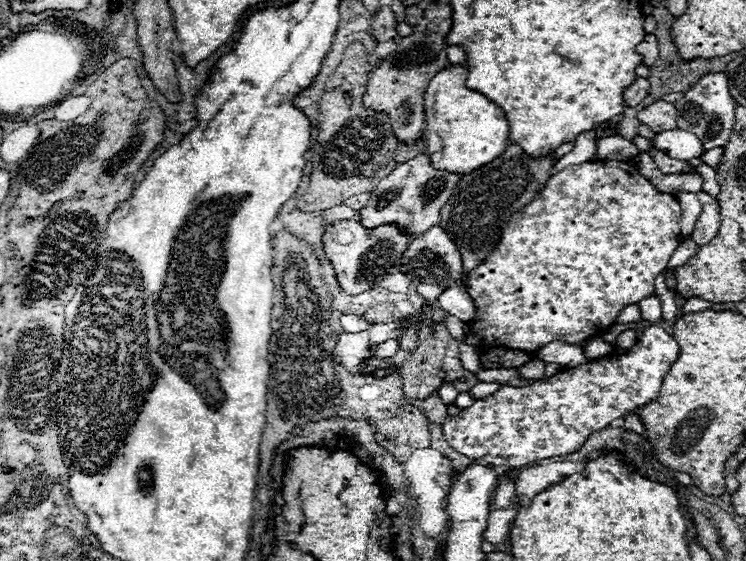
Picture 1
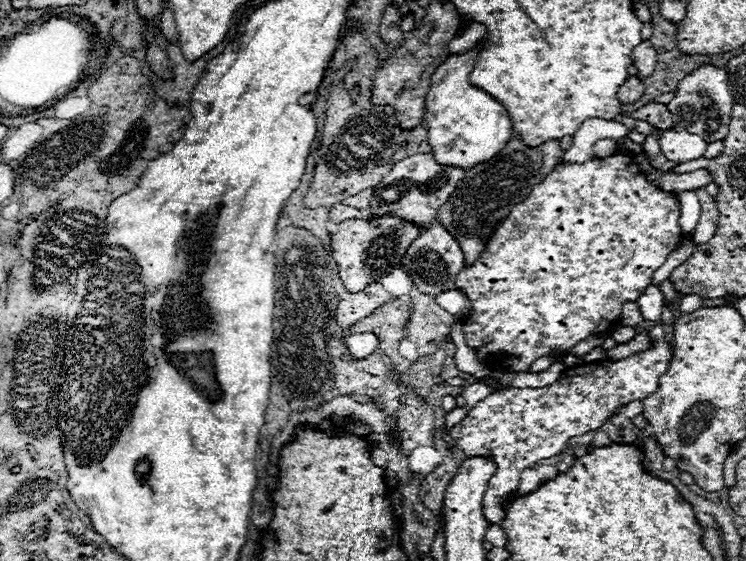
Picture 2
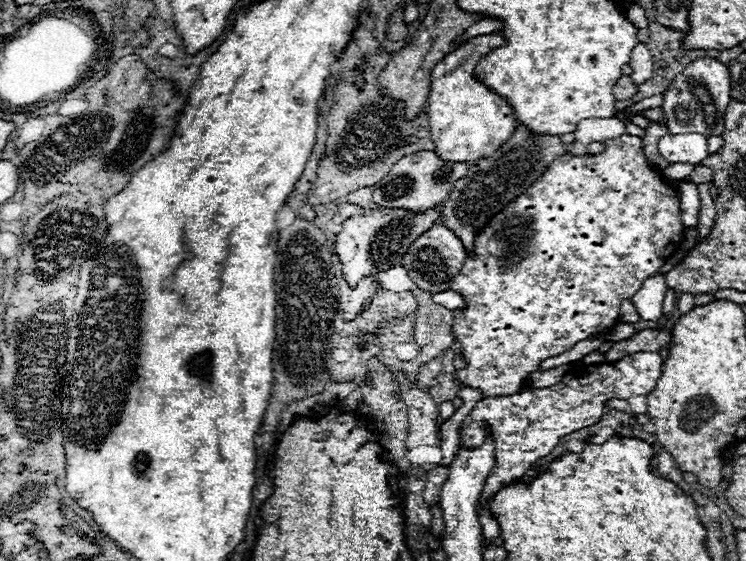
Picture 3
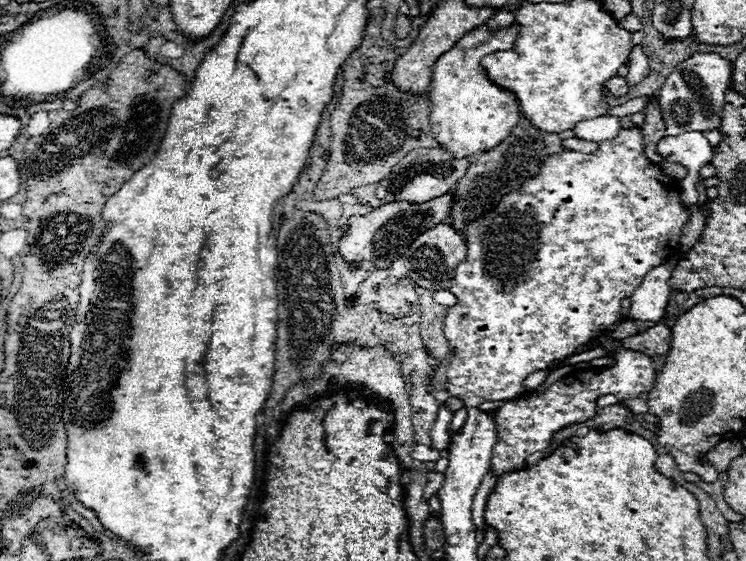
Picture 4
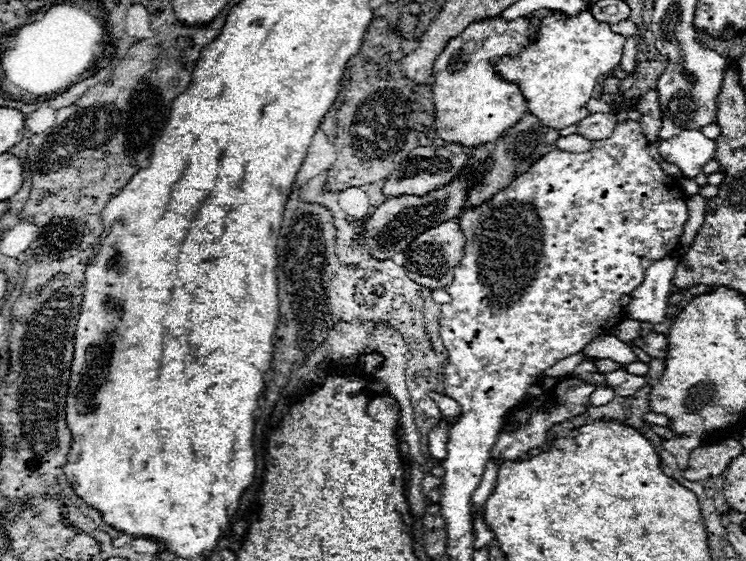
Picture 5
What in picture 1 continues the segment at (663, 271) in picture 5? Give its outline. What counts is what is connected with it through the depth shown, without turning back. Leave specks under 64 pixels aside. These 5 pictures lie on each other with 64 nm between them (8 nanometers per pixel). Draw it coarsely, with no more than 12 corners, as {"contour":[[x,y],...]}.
{"contour":[[658,296],[640,300],[642,320],[662,320]]}

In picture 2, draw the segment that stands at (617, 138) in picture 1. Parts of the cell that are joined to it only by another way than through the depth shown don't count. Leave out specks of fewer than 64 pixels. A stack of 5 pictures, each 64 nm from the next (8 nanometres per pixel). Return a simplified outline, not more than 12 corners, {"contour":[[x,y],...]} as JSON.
{"contour":[[615,139],[596,142],[594,151],[603,158],[616,154]]}

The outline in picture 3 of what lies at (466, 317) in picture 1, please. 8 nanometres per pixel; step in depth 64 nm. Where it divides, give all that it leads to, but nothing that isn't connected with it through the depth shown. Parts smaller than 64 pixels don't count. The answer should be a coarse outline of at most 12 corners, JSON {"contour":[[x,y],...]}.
{"contour":[[454,290],[434,294],[434,302],[448,310],[462,310],[464,298]]}

